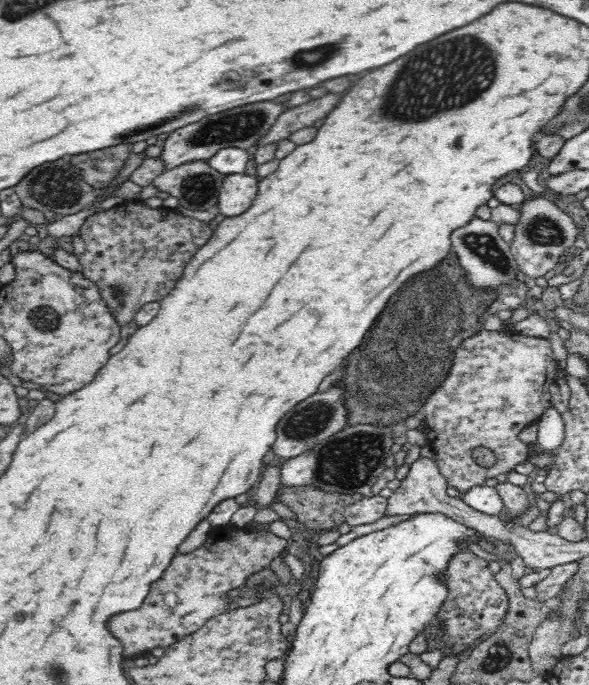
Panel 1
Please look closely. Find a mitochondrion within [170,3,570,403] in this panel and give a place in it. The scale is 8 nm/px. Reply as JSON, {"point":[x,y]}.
{"point":[416,94]}

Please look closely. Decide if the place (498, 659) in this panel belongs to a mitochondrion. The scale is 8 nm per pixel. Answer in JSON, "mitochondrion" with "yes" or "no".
{"mitochondrion":"yes"}

